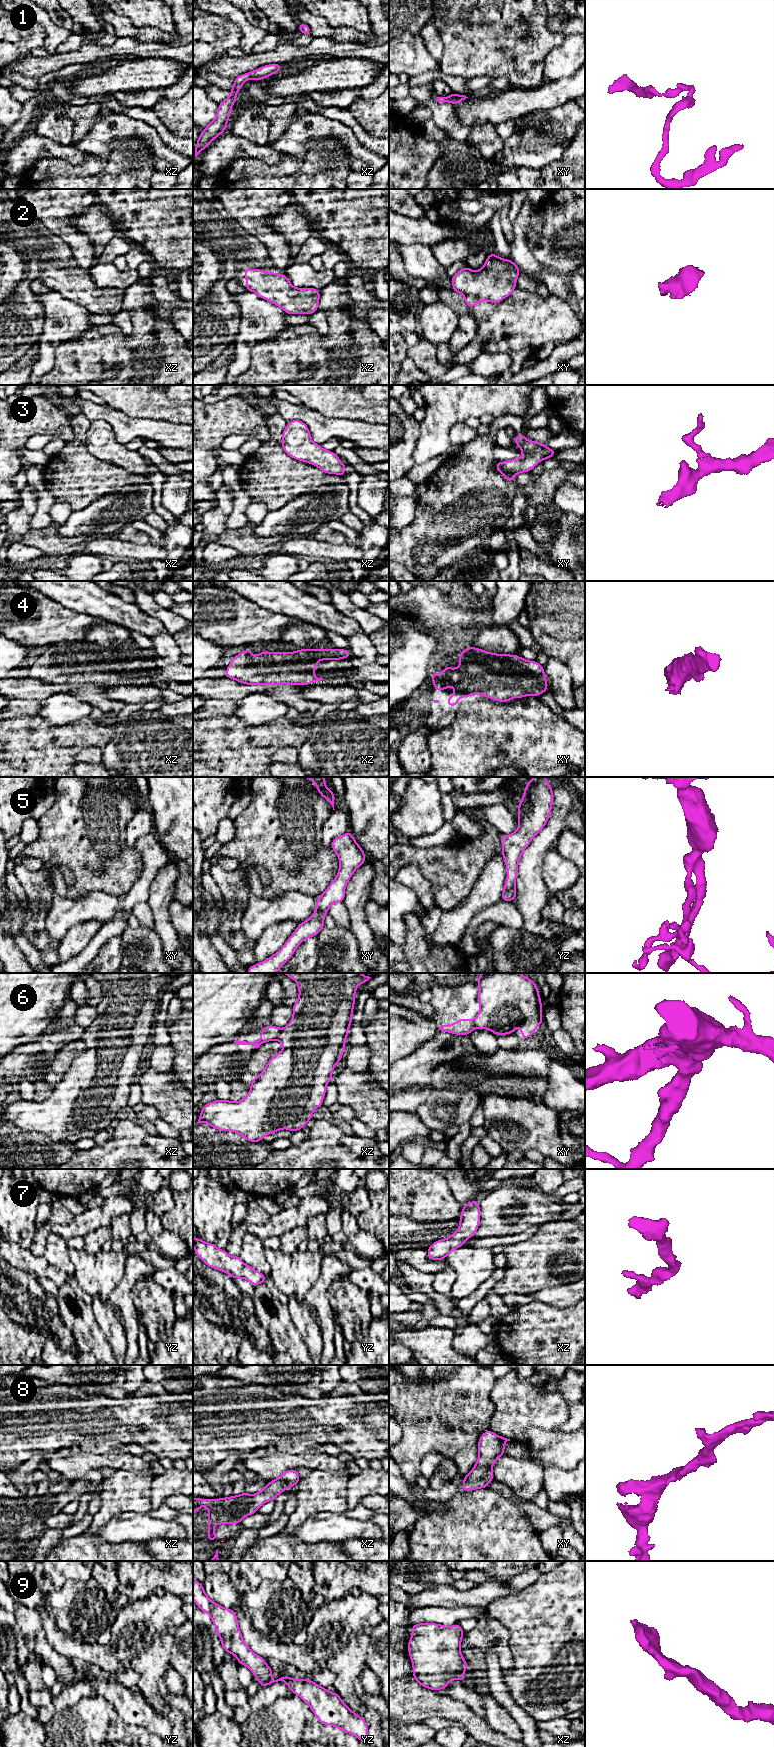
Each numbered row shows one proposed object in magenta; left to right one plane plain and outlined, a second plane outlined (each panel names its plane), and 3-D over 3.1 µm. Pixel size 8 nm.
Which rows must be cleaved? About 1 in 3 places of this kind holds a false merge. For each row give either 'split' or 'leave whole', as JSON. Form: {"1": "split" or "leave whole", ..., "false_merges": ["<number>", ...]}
{"1": "leave whole", "2": "leave whole", "3": "leave whole", "4": "leave whole", "5": "leave whole", "6": "split", "7": "leave whole", "8": "leave whole", "9": "leave whole", "false_merges": ["6"]}

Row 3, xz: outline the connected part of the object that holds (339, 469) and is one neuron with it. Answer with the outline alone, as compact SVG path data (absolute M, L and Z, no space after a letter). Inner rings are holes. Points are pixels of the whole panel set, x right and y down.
M301 420L287 423L282 433L281 445L293 459L310 463L326 474L346 475L347 464L340 462L340 458L333 452L324 450L311 439L308 426Z

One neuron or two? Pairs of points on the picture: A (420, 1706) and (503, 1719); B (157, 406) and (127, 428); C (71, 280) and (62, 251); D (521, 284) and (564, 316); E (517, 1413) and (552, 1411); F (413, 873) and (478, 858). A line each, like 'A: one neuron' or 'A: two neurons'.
A: two neurons
B: two neurons
C: one neuron
D: two neurons
E: one neuron
F: two neurons

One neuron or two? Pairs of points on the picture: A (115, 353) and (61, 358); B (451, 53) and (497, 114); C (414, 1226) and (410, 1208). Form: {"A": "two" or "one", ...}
{"A": "one", "B": "two", "C": "two"}

